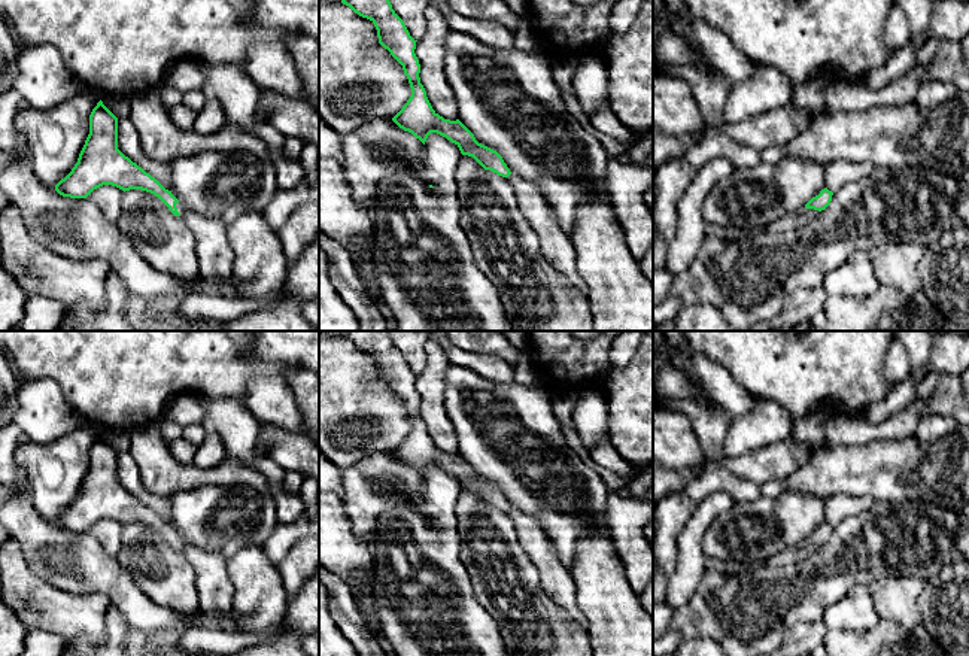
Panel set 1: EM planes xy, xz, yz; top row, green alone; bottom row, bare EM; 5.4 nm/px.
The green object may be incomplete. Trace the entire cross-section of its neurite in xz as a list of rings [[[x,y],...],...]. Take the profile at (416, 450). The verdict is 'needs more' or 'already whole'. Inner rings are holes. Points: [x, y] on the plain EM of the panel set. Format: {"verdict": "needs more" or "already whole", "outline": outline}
{"verdict": "already whole", "outline": [[[343,331],[341,337],[374,358],[379,377],[403,400],[408,413],[411,429],[392,455],[423,479],[431,467],[437,467],[455,477],[462,489],[473,491],[484,504],[508,511],[511,505],[496,485],[479,477],[459,453],[444,453],[432,443],[419,411],[420,398],[414,388],[417,374],[392,343],[389,331]]]}

